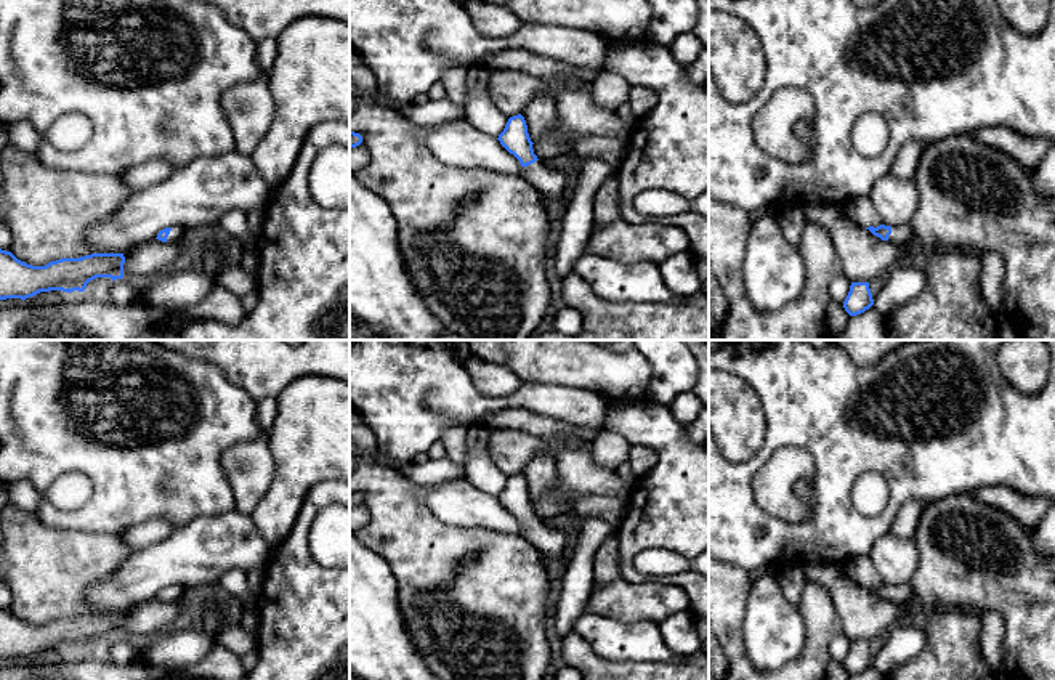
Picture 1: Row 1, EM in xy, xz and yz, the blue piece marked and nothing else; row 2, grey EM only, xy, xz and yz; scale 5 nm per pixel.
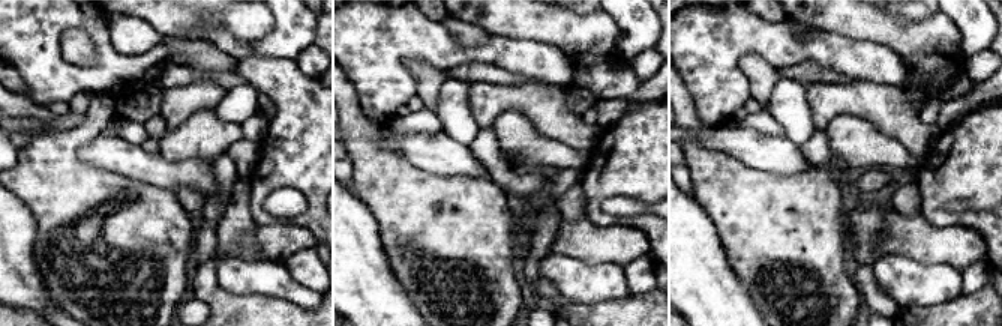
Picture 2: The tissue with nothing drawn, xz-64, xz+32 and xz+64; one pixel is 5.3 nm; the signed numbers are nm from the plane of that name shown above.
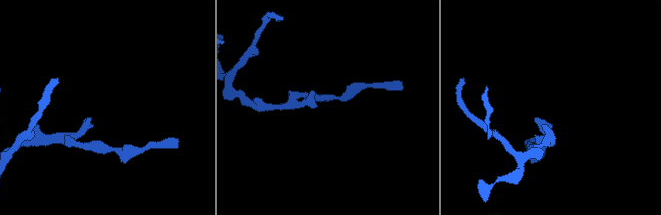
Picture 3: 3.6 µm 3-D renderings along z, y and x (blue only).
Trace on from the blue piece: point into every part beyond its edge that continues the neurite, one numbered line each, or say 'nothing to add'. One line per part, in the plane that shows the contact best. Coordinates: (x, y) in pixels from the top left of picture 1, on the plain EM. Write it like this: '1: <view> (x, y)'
1: xy (177, 592)

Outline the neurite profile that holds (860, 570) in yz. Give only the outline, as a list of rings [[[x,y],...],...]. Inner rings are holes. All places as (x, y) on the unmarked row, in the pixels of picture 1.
[[[858,557],[855,560],[848,560],[843,565],[843,569],[845,569],[847,576],[858,585],[877,587],[877,585],[883,584],[880,576],[875,571],[872,561],[869,560],[869,557]]]

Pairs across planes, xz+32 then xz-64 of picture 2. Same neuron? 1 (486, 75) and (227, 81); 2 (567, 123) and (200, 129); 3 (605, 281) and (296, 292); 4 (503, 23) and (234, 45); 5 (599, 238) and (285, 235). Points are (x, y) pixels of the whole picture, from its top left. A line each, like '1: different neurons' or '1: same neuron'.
1: same neuron
2: same neuron
3: same neuron
4: different neurons
5: same neuron

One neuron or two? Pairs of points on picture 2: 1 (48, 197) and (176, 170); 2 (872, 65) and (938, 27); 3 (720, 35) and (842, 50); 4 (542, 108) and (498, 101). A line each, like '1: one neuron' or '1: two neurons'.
1: two neurons
2: two neurons
3: one neuron
4: one neuron

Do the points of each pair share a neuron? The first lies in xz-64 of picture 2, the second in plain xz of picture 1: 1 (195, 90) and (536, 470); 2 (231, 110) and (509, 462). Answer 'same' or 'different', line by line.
1: same
2: different

